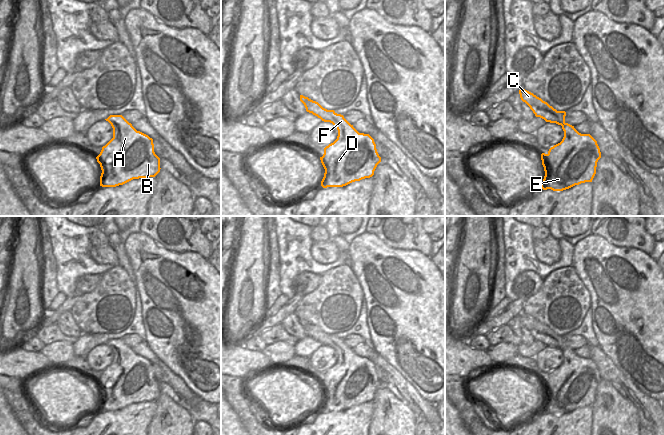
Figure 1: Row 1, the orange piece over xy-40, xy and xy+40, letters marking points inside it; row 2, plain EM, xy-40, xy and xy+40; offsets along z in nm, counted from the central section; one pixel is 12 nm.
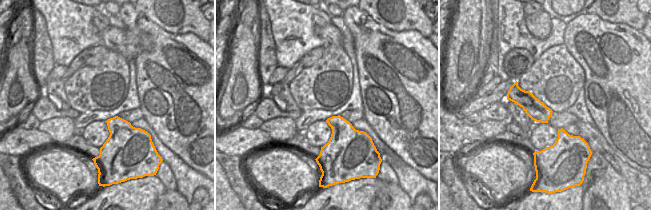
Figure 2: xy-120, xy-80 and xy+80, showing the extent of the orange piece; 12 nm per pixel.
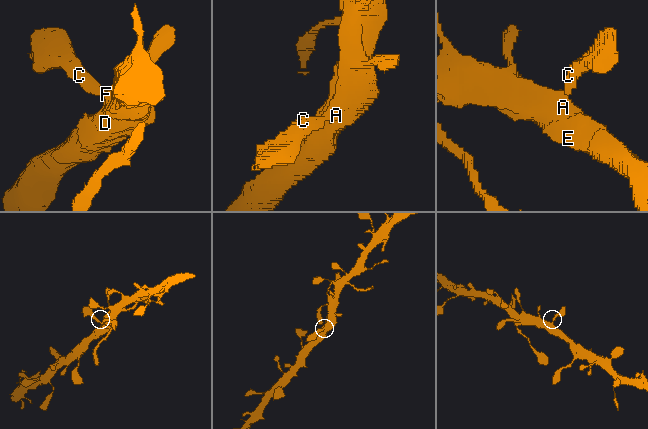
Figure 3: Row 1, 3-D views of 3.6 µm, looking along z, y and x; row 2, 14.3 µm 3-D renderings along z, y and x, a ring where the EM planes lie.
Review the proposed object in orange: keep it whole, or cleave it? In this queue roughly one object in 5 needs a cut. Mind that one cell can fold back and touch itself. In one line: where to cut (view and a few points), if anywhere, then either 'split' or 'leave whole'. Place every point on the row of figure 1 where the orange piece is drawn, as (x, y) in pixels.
no cut; leave whole

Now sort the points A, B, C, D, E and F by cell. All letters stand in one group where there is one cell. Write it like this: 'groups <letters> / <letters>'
groups A B C D E F

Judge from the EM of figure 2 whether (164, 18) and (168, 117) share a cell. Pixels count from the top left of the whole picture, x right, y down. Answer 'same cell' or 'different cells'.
different cells

